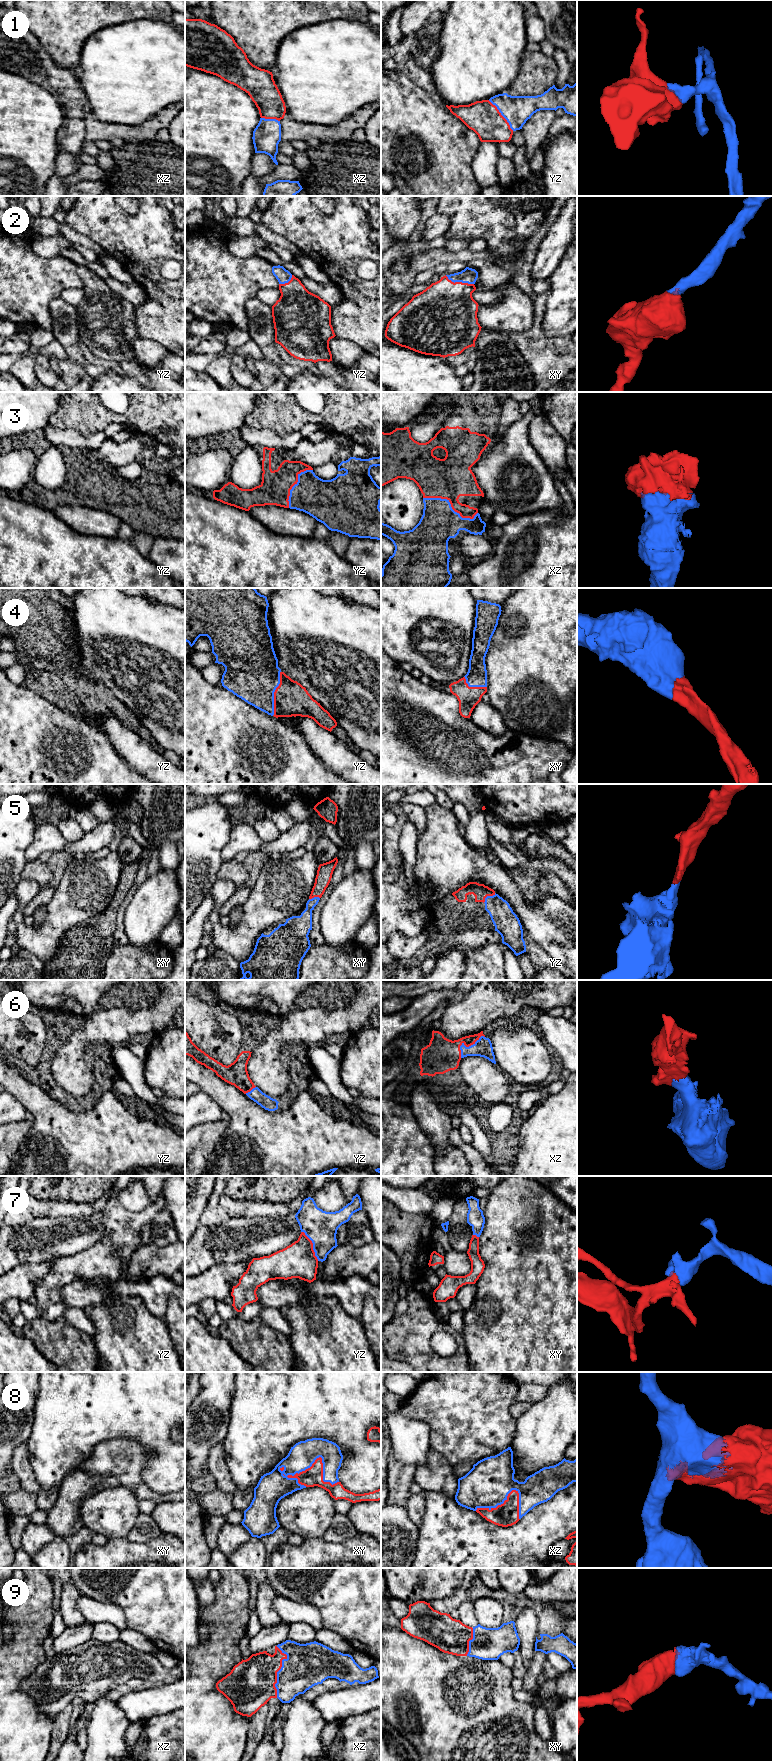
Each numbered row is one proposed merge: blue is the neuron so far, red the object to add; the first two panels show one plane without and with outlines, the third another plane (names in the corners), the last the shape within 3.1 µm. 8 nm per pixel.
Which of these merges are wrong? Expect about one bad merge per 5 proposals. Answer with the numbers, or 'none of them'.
none of them

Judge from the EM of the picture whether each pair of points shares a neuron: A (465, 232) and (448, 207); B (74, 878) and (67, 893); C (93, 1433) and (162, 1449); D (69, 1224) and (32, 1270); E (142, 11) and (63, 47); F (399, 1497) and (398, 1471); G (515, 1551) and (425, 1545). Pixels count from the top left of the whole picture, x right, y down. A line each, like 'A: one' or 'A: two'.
A: one
B: one
C: one
D: two
E: one
F: one
G: one

